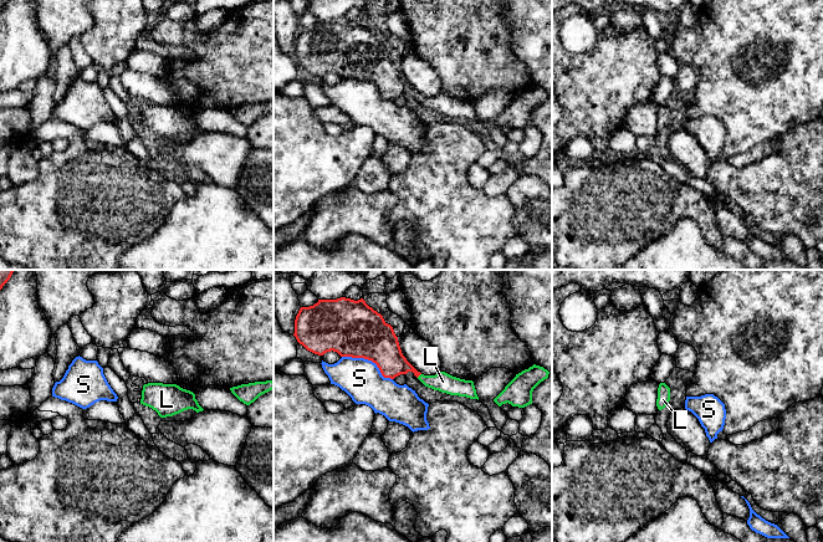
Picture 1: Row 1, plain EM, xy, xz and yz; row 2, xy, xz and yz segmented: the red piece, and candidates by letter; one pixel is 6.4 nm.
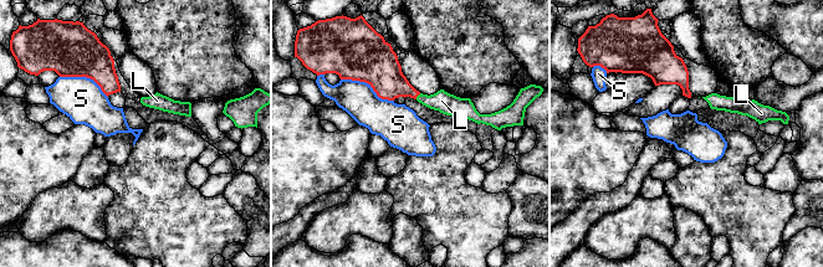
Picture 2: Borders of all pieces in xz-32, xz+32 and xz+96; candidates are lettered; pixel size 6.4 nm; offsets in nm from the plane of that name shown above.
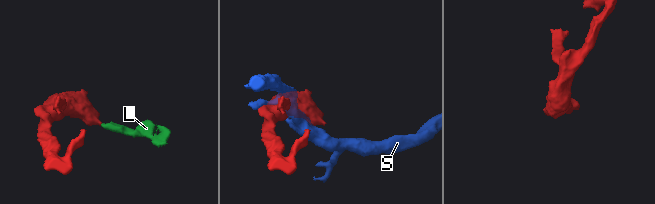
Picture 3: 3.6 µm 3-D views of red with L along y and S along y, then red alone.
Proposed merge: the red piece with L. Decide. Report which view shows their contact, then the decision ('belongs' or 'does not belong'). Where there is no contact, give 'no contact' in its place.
xz | belongs

